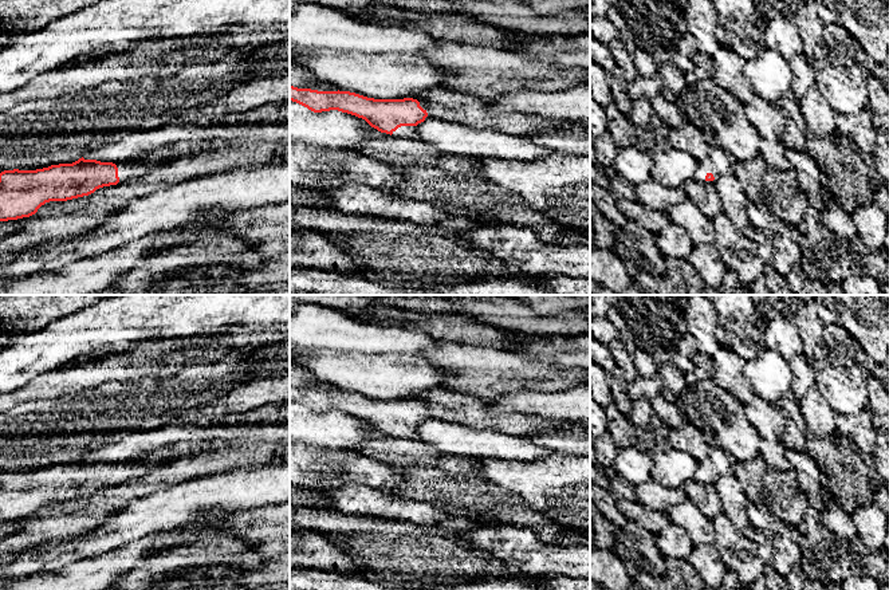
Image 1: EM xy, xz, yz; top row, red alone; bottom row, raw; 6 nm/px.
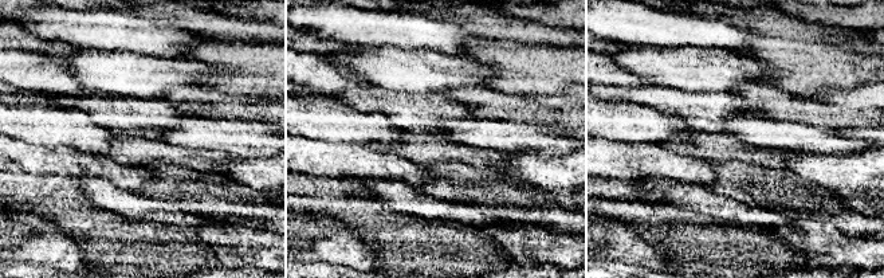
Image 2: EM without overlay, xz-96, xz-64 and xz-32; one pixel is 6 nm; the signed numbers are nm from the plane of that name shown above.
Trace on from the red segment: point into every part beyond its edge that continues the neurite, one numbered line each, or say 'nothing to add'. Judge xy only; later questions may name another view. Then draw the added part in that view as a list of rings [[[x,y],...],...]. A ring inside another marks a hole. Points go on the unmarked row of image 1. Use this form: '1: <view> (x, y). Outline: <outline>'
1: xy (133, 468). Outline: [[[138,456],[133,457],[129,461],[114,463],[118,468],[119,483],[126,483],[131,479],[141,477],[150,471],[150,468],[146,468],[143,464],[139,463],[141,460],[142,456]]]

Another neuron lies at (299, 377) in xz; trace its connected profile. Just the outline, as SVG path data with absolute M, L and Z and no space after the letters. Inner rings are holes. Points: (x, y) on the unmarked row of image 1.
M290 363L290 386L318 392L338 392L337 388L316 381L306 367L296 363Z

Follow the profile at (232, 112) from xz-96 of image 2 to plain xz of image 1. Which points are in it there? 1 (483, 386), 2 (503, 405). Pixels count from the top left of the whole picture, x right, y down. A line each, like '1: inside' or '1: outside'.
1: outside
2: outside

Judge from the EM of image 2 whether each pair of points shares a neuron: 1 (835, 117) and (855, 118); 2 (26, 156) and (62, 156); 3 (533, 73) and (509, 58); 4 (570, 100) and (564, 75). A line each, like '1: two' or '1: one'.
1: one
2: one
3: one
4: two

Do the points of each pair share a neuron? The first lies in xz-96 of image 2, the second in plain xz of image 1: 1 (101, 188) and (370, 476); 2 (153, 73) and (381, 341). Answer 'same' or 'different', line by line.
1: different
2: different

